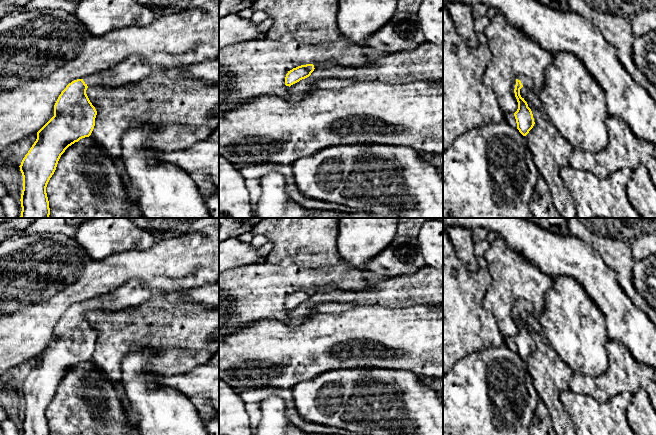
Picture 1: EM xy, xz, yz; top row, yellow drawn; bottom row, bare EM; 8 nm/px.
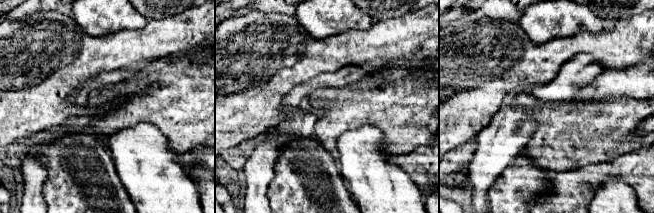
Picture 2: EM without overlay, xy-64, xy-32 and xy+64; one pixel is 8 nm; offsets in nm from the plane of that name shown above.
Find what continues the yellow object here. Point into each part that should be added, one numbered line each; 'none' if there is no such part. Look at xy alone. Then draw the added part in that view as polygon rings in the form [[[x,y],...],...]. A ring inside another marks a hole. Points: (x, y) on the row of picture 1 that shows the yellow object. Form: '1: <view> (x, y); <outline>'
1: xy (132, 70); [[[129,56],[112,69],[92,74],[83,79],[88,87],[123,87],[148,79],[152,64],[139,56]]]

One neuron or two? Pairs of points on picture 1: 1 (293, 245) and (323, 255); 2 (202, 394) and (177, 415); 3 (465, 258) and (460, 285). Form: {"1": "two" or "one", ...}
{"1": "one", "2": "two", "3": "two"}

